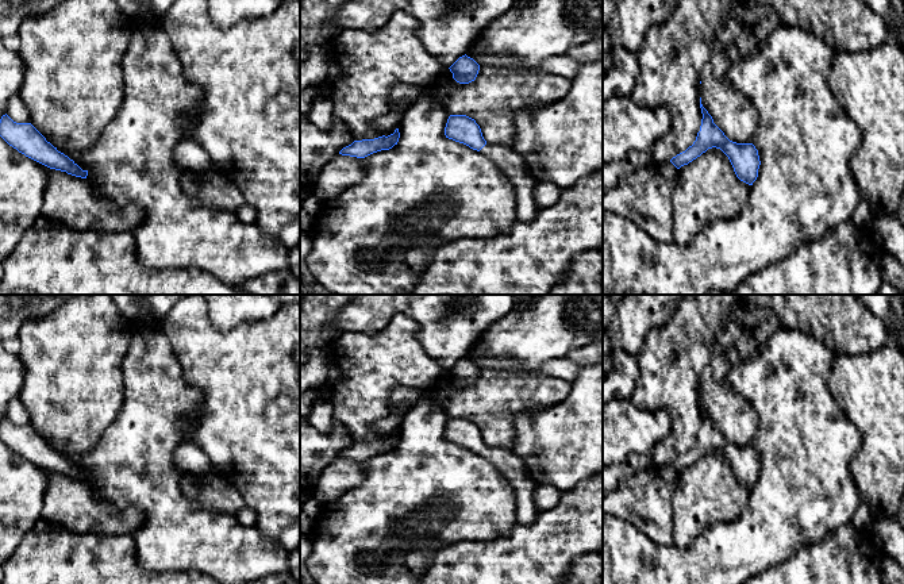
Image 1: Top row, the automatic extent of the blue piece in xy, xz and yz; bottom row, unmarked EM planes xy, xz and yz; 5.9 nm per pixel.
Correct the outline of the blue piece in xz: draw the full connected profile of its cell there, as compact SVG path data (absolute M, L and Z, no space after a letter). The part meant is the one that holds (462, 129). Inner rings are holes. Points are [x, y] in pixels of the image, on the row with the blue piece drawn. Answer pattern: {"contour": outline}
{"contour": "M450 115L445 127L445 135L491 158L515 187L518 220L531 222L535 218L534 188L536 181L522 157L512 147L488 143L476 120L466 115Z"}

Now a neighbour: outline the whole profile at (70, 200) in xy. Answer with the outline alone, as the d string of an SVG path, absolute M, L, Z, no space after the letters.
M47 168L42 215L73 230L134 231L145 219L135 203L126 207L99 196L86 178Z

